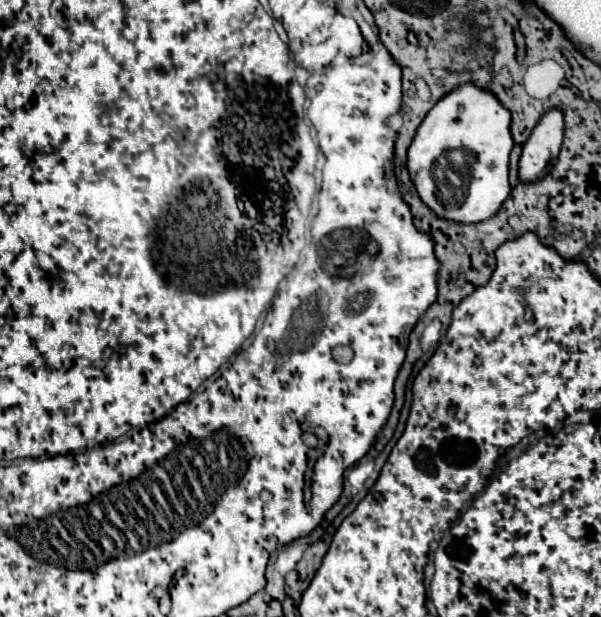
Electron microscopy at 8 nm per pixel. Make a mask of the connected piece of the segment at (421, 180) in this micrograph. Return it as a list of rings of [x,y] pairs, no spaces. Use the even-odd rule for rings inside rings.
[[[474,83],[460,85],[452,93],[444,95],[426,115],[422,125],[416,131],[412,145],[408,147],[408,171],[418,189],[420,199],[438,215],[460,223],[478,223],[490,219],[498,213],[506,201],[510,189],[508,183],[508,157],[512,151],[512,133],[510,133],[512,113],[496,101],[496,95],[490,89],[482,89]]]

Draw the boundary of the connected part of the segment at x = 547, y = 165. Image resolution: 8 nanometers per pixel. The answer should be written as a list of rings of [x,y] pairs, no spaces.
[[[550,109],[532,131],[520,157],[520,179],[536,181],[546,175],[560,153],[564,135],[564,113]]]

